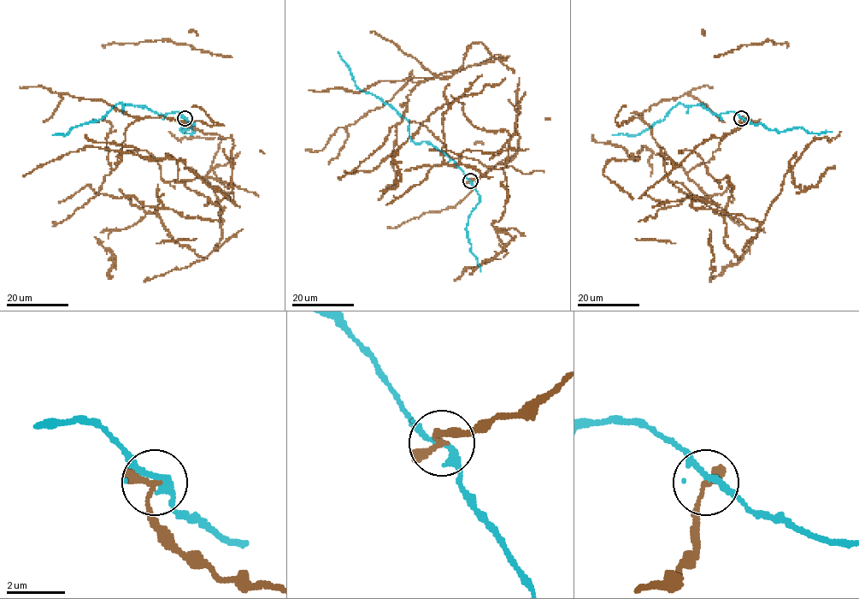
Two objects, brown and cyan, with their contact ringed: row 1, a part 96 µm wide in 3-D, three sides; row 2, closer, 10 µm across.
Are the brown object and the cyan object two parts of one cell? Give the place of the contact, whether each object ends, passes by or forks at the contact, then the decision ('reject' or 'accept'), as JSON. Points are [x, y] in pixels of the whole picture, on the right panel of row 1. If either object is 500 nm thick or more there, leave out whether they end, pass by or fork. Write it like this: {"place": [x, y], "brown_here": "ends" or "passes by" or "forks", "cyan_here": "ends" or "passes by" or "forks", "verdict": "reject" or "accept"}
{"place": [741, 118], "brown_here": "ends", "cyan_here": "passes by", "verdict": "reject"}

